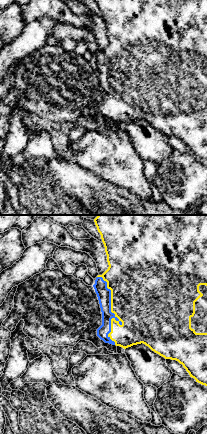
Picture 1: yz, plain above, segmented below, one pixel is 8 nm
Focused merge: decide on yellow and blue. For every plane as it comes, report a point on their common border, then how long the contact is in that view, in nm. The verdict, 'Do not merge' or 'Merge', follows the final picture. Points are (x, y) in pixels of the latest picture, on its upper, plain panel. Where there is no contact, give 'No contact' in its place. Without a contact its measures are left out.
Touches yellow at (111, 85). Shared border 550 nm

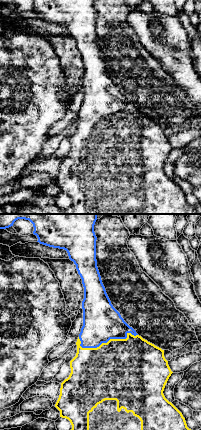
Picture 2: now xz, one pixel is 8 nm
Touches yellow at (107, 118). Shared border 480 nm

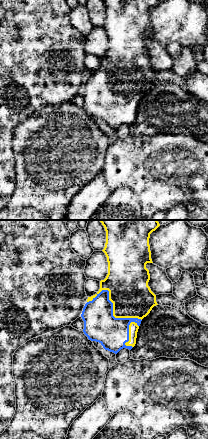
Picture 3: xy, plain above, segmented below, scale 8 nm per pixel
Touches yellow at (113, 83). Shared border 460 nm

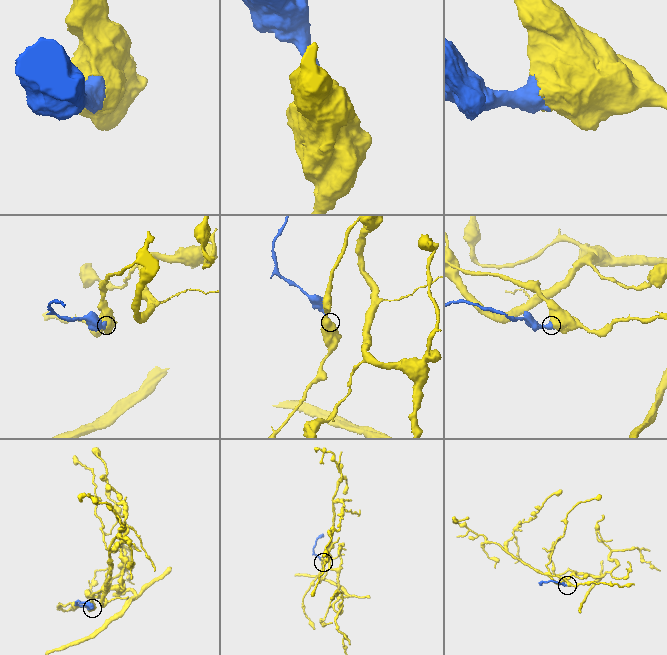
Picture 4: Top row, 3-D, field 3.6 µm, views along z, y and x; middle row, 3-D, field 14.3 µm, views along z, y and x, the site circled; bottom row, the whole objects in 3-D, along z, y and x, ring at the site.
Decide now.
Merge

